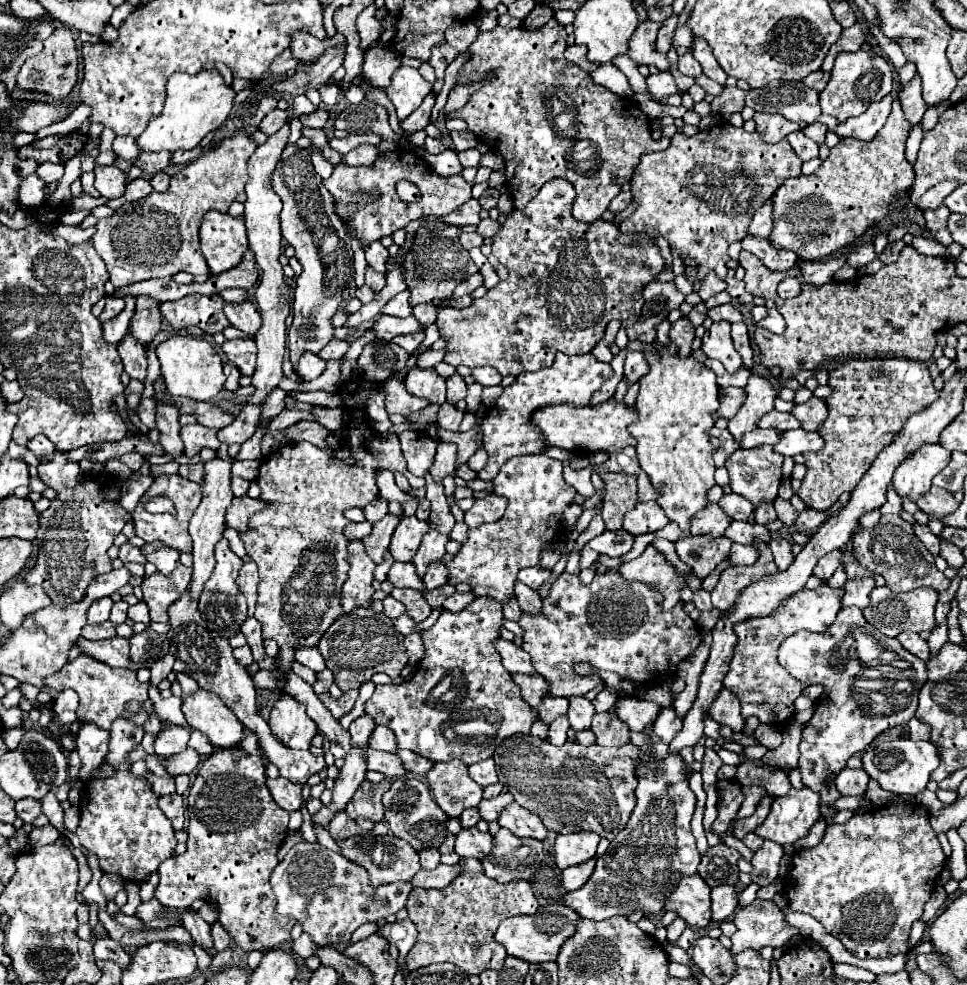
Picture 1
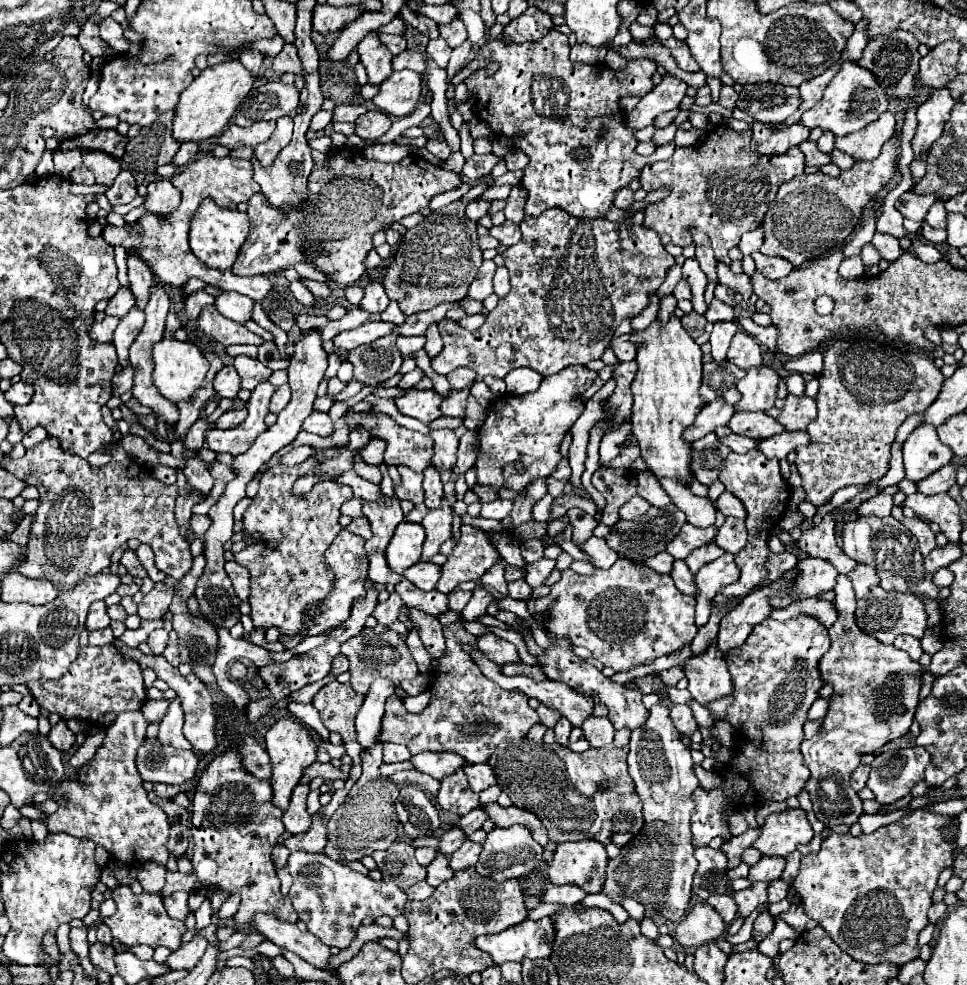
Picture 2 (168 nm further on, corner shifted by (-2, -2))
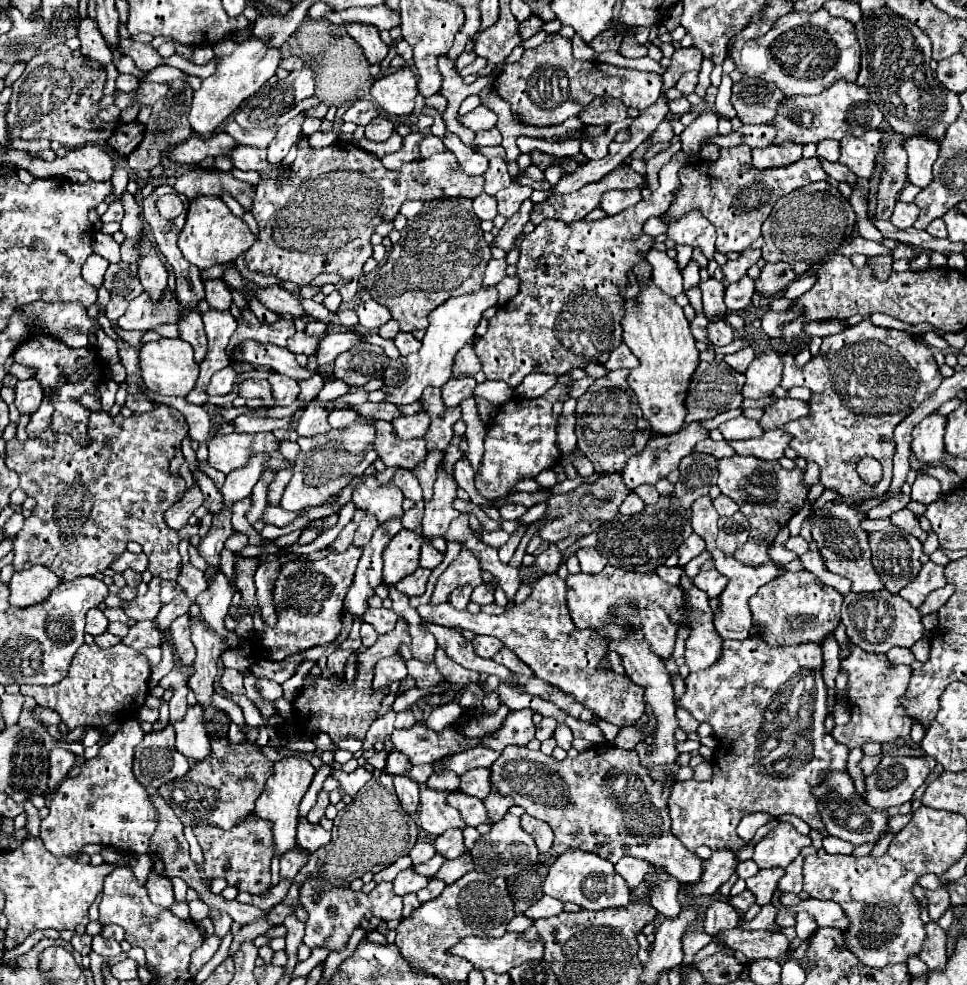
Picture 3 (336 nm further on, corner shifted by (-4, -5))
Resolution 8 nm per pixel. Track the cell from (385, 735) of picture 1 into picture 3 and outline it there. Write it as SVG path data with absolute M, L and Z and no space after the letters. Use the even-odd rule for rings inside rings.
M392 749L386 757L384 771L390 775L406 775L410 771L410 767L412 767L410 759L406 755L402 755L398 749Z

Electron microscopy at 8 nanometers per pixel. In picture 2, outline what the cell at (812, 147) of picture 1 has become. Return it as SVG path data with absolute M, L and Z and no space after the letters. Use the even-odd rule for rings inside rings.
M806 140L804 144L800 144L798 148L804 152L808 166L824 166L824 164L830 164L830 162L832 162L832 156L820 152L820 150L816 148L816 144L810 142L810 140Z

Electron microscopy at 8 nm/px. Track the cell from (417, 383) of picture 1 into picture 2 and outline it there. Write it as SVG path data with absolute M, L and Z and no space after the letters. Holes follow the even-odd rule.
M410 390L406 396L394 400L400 414L416 418L424 424L430 424L432 420L442 416L440 402L442 402L442 396L434 390L424 390L424 392Z

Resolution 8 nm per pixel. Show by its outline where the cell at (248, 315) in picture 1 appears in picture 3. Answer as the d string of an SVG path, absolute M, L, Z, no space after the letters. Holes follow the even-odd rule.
M210 279L204 285L206 285L206 301L210 303L212 309L228 311L232 307L232 293L222 283L222 279Z

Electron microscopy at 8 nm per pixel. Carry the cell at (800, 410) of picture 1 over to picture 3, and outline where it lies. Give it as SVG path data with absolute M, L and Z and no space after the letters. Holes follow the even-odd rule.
M778 399L772 407L764 409L764 417L760 419L760 427L762 429L780 429L782 425L794 421L794 419L802 419L810 415L810 407L806 401L798 401L798 399Z

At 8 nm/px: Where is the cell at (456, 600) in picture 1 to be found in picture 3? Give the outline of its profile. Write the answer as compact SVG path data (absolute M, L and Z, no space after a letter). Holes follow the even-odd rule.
M460 587L456 589L452 595L450 595L450 603L454 609L458 611L464 611L470 603L470 593L472 593L472 587Z

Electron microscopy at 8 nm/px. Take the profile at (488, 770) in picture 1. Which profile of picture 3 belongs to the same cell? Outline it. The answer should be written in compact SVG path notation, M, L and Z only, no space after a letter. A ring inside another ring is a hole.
M470 769L460 777L460 791L478 799L486 799L490 793L490 769Z

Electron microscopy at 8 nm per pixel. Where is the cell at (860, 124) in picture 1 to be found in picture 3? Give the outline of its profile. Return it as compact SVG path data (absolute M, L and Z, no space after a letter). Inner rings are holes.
M882 129L868 131L862 137L845 135L840 141L840 163L850 167L858 177L870 177L876 167L876 157L882 151L886 133Z

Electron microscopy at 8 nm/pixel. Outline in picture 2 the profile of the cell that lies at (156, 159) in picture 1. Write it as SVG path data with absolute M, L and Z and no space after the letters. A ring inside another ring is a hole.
M168 110L158 116L148 128L142 128L136 138L132 138L122 156L122 164L130 172L152 174L158 166L168 164L180 148L180 142L172 136L172 116L176 112Z

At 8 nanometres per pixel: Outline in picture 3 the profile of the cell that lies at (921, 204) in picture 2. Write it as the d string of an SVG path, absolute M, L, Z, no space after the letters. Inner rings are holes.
M896 201L894 213L892 213L892 223L900 229L908 229L914 221L918 219L918 205L916 203L904 203L904 201Z

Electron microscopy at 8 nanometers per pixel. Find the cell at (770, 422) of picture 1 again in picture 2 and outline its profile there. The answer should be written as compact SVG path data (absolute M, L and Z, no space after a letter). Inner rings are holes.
M734 412L734 416L728 422L728 428L734 434L748 436L754 440L764 440L784 432L784 426L778 424L774 418L766 416L764 412Z

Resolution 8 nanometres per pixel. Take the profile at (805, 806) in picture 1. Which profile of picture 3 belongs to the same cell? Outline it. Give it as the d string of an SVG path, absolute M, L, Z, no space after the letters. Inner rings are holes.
M782 821L776 829L772 829L762 841L754 847L754 861L762 867L786 867L792 859L800 855L802 847L812 845L808 835L802 835L794 829L794 825Z

